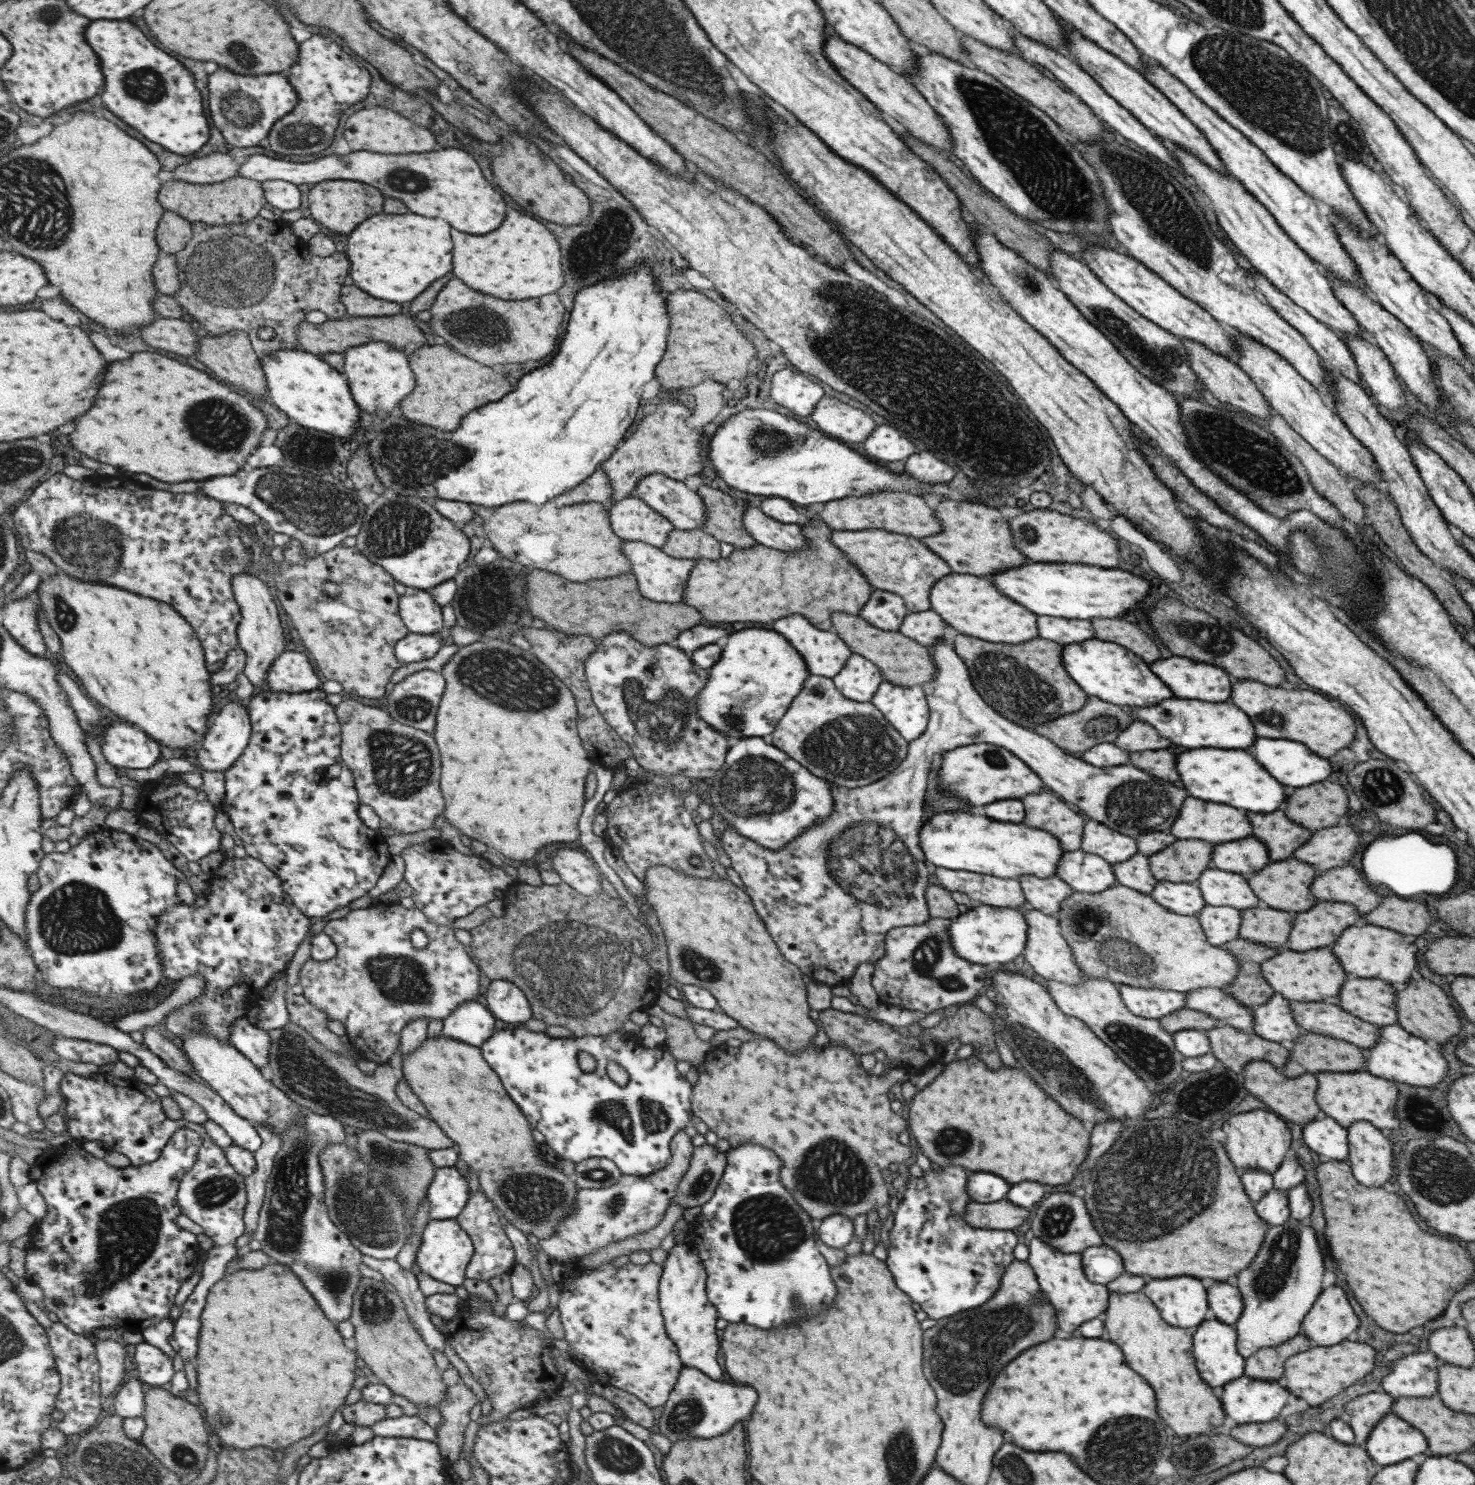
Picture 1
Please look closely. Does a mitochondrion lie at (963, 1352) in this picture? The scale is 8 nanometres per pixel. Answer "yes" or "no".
yes

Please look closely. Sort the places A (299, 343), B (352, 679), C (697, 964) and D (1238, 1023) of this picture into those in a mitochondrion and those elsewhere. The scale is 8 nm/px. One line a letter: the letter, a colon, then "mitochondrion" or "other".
A: other
B: other
C: mitochondrion
D: other

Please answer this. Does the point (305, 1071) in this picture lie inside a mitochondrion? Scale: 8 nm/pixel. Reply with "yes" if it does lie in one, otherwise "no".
yes

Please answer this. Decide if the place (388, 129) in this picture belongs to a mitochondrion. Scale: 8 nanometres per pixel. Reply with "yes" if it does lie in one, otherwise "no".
no

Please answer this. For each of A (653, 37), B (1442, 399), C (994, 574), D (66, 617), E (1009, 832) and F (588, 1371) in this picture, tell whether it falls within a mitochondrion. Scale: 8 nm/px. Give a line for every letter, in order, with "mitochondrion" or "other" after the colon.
A: mitochondrion
B: other
C: other
D: mitochondrion
E: other
F: other

